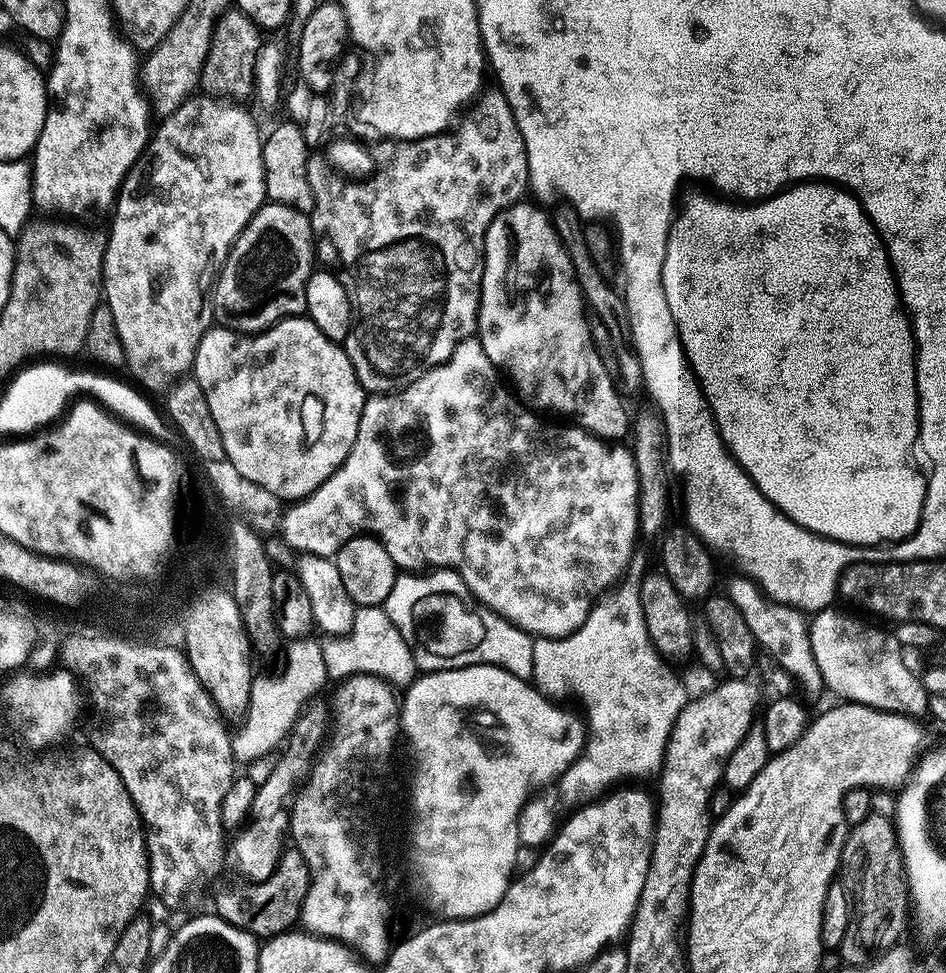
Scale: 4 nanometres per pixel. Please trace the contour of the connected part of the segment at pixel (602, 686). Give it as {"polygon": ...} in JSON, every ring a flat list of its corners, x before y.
{"polygon":[[643,550,632,553,632,560,622,579,607,594,593,603,590,614,578,630,568,636,535,637,534,670,531,683,539,692,547,693,552,676,560,688,569,688,584,707,586,739,580,756,560,776,560,796,571,806,583,806,607,793,621,782,644,782,647,776,655,777,664,764,664,751,678,714,688,705,690,693,676,677,671,663,665,660,652,644,646,630,646,618,642,614,642,582,648,568,648,556]]}

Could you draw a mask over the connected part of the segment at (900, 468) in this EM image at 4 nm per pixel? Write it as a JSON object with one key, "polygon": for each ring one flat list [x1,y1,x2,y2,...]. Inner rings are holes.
{"polygon":[[797,182,797,183,795,183,795,184,793,184,793,185,791,185,791,186,789,186,789,187,787,187,787,188,785,188,785,189,783,189,783,190,781,190,781,191,779,191,779,192,777,192,777,193,776,193,776,195,774,195,774,196,770,196,770,197,767,197,767,198,765,198,765,199,762,199,762,200,757,200,757,201,755,201,755,202,733,202,733,201,732,201,732,200,731,200,731,199,728,199,728,198,720,198,720,199,724,199,724,200,715,200,715,198,714,198,714,197,712,197,712,196,692,196,692,197,690,197,690,198,689,198,689,200,688,200,688,201,686,201,686,202,685,202,685,204,684,204,684,205,682,205,682,206,681,206,681,208,680,208,680,205,679,205,679,208,678,208,678,215,677,215,677,216,676,216,676,217,675,217,675,219,673,219,673,221,672,221,672,229,671,229,671,230,669,230,669,231,668,231,668,241,667,241,667,242,666,242,666,258,665,258,665,259,664,259,664,261,663,261,663,262,662,262,662,286,663,286,663,287,664,287,664,293,665,293,665,294,666,294,666,306,670,306,670,314,671,314,671,315,672,315,672,317,673,317,673,318,674,318,674,326,675,326,675,327,676,327,676,329,677,329,677,330,678,330,678,334,679,334,679,335,680,335,680,341,681,341,681,342,682,342,682,346,683,346,683,347,684,347,684,356,685,356,685,358,686,358,686,359,688,359,688,362,689,362,689,365,690,365,690,367,691,367,691,370,692,370,692,372,693,372,693,374,694,374,694,375,696,375,696,380,697,380,697,381,698,381,698,383,700,383,700,388,701,388,701,390,703,390,703,391,704,391,704,397,705,397,705,398,706,398,706,402,707,402,707,403,708,403,708,405,709,405,709,406,710,406,710,410,711,410,711,411,712,411,712,417,714,417,714,418,715,418,715,420,716,420,716,429,718,429,718,430,719,430,719,432,720,432,720,436,721,436,721,438,723,438,723,440,724,440,724,447,725,447,725,448,727,448,727,449,728,449,728,451,729,451,729,452,731,452,731,453,732,453,732,456,733,456,733,457,734,457,734,458,735,458,735,460,736,460,736,461,738,461,738,463,740,463,740,465,742,465,742,466,743,466,743,467,744,467,744,472,745,472,745,473,746,473,746,475,748,475,748,477,749,477,749,478,751,478,751,480,752,480,752,481,753,481,753,482,754,482,754,483,755,483,755,484,756,484,756,485,757,485,757,486,758,486,758,490,762,490,762,494,763,494,763,495,764,495,764,497,765,497,765,498,766,498,766,499,767,499,767,500,768,500,768,501,770,501,770,502,771,502,771,504,772,504,772,505,774,505,774,506,775,506,775,508,777,508,777,509,778,509,778,510,782,510,782,511,783,511,783,512,785,512,785,513,786,513,786,515,788,515,788,517,790,517,790,519,791,519,791,520,792,520,792,521,794,521,794,522,795,522,795,523,796,523,796,524,797,524,797,525,798,525,798,526,802,526,802,527,803,527,803,528,805,528,805,529,806,529,806,530,810,530,810,531,811,531,811,532,817,532,817,533,818,533,818,534,819,534,819,535,820,535,820,536,826,536,826,537,828,537,828,539,829,539,829,540,841,540,841,542,842,542,842,543,844,543,844,544,854,544,854,545,857,545,857,546,881,546,881,545,880,545,880,544,884,544,884,543,886,543,886,542,887,542,887,540,895,540,895,542,901,542,901,541,904,541,904,540,906,540,906,539,908,539,908,537,909,537,909,536,911,536,911,535,912,535,912,533,913,533,913,532,915,532,915,530,916,530,916,528,917,528,917,526,919,526,919,524,920,524,920,517,921,517,921,516,923,516,923,515,924,515,924,496,925,496,925,494,927,494,927,492,928,492,928,486,927,486,927,483,926,483,926,476,925,476,925,473,924,473,924,472,923,472,923,471,922,471,922,472,921,472,921,473,920,473,920,472,919,472,919,470,918,470,918,469,916,469,916,464,915,464,915,462,914,462,914,461,912,461,912,451,913,451,913,452,914,452,914,453,915,453,915,452,916,452,916,451,917,451,917,448,918,448,918,437,919,437,919,436,920,436,920,400,919,400,919,398,917,398,917,397,916,397,916,337,915,337,915,335,914,335,914,333,913,333,913,330,912,330,912,322,911,322,911,319,910,319,910,317,909,317,909,315,908,315,908,313,907,313,907,311,906,311,906,309,905,309,905,307,904,307,904,305,903,305,903,303,902,303,902,301,901,301,901,298,900,298,900,289,899,289,899,288,897,288,897,287,896,287,896,274,895,274,895,272,893,272,893,271,892,271,892,264,891,264,891,262,889,262,889,260,888,260,888,252,887,252,887,251,886,251,886,249,884,249,884,239,882,239,882,238,881,238,881,237,880,237,880,235,879,235,879,234,877,234,877,233,876,233,876,228,875,228,875,227,874,227,874,226,873,226,873,225,872,225,872,219,871,219,871,218,870,218,870,217,868,217,868,216,867,216,867,215,866,215,866,214,865,214,865,212,864,212,864,208,863,208,863,206,862,206,862,205,860,205,860,201,859,201,859,200,857,200,857,199,856,199,856,197,855,197,855,196,853,196,853,195,852,195,852,193,851,193,851,192,849,192,849,191,848,191,848,189,847,189,847,187,844,187,844,186,841,186,841,185,839,185,839,184,834,184,834,183,831,183,831,182]]}

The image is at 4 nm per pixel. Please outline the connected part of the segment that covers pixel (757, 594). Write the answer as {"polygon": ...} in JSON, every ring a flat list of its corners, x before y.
{"polygon":[[737,574,726,588,726,595,732,599,734,606,742,610,742,618,746,618,746,626,750,626,750,634,754,634,757,645,768,653,792,676,797,685,800,684,808,692,821,691,824,679,818,670,818,662,814,662,812,643,808,633,809,621,799,608,791,608,771,600,759,586,743,574]]}

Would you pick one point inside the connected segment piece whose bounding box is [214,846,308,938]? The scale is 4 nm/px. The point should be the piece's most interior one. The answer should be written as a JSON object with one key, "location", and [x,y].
{"location":[266,908]}

